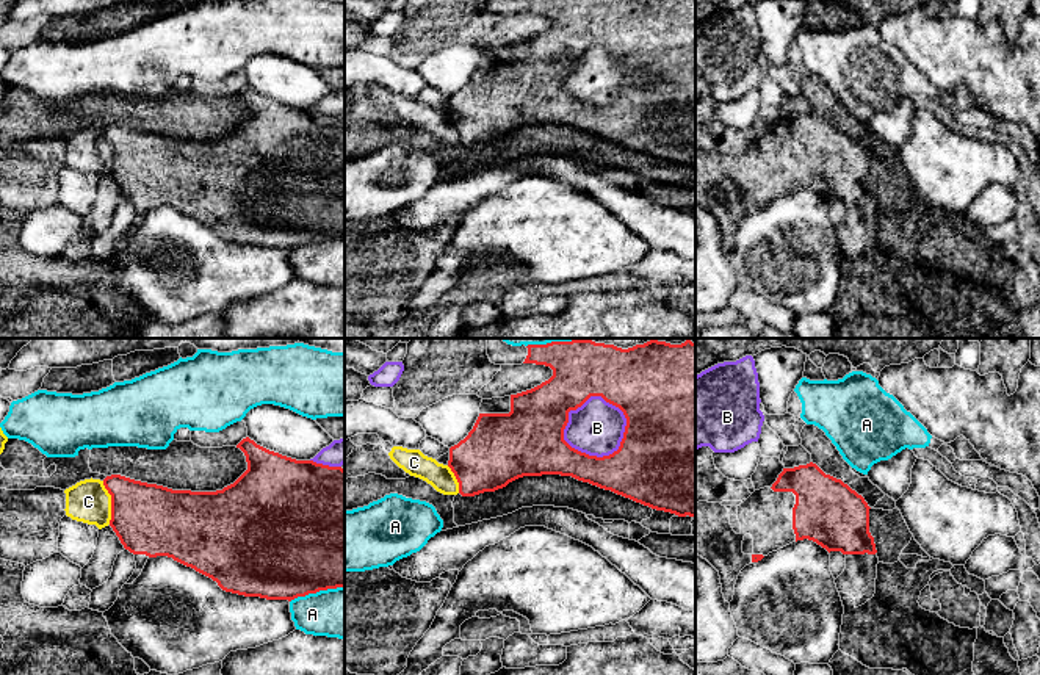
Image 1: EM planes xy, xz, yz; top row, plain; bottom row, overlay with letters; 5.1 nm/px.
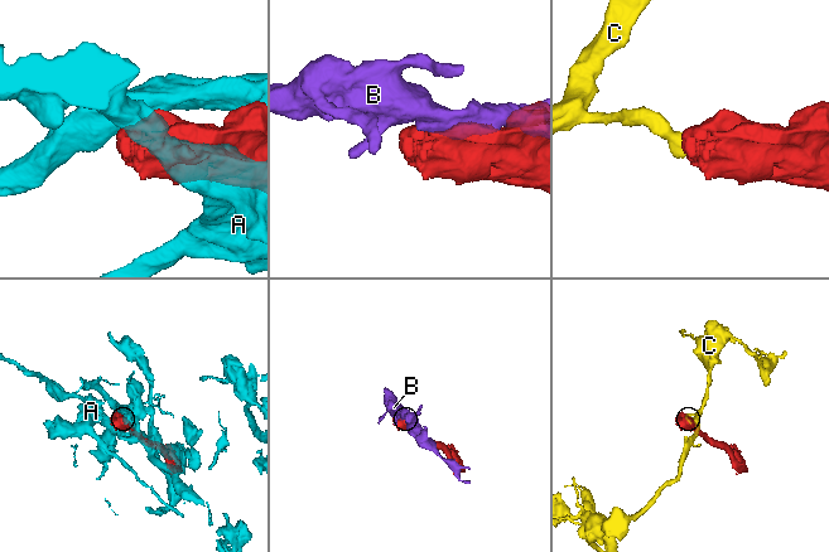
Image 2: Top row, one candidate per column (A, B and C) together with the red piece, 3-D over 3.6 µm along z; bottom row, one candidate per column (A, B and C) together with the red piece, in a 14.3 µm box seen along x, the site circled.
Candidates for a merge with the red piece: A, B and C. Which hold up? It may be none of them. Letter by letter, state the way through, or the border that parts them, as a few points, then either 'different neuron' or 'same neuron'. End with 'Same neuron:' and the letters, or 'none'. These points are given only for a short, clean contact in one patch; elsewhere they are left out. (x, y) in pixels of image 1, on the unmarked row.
A: different neuron
B: different neuron
C: border along xy (102, 130), (110, 144), (110, 173); different neuron
Same neuron: none

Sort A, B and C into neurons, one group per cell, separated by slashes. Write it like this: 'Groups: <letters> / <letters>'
Groups: A / B / C

